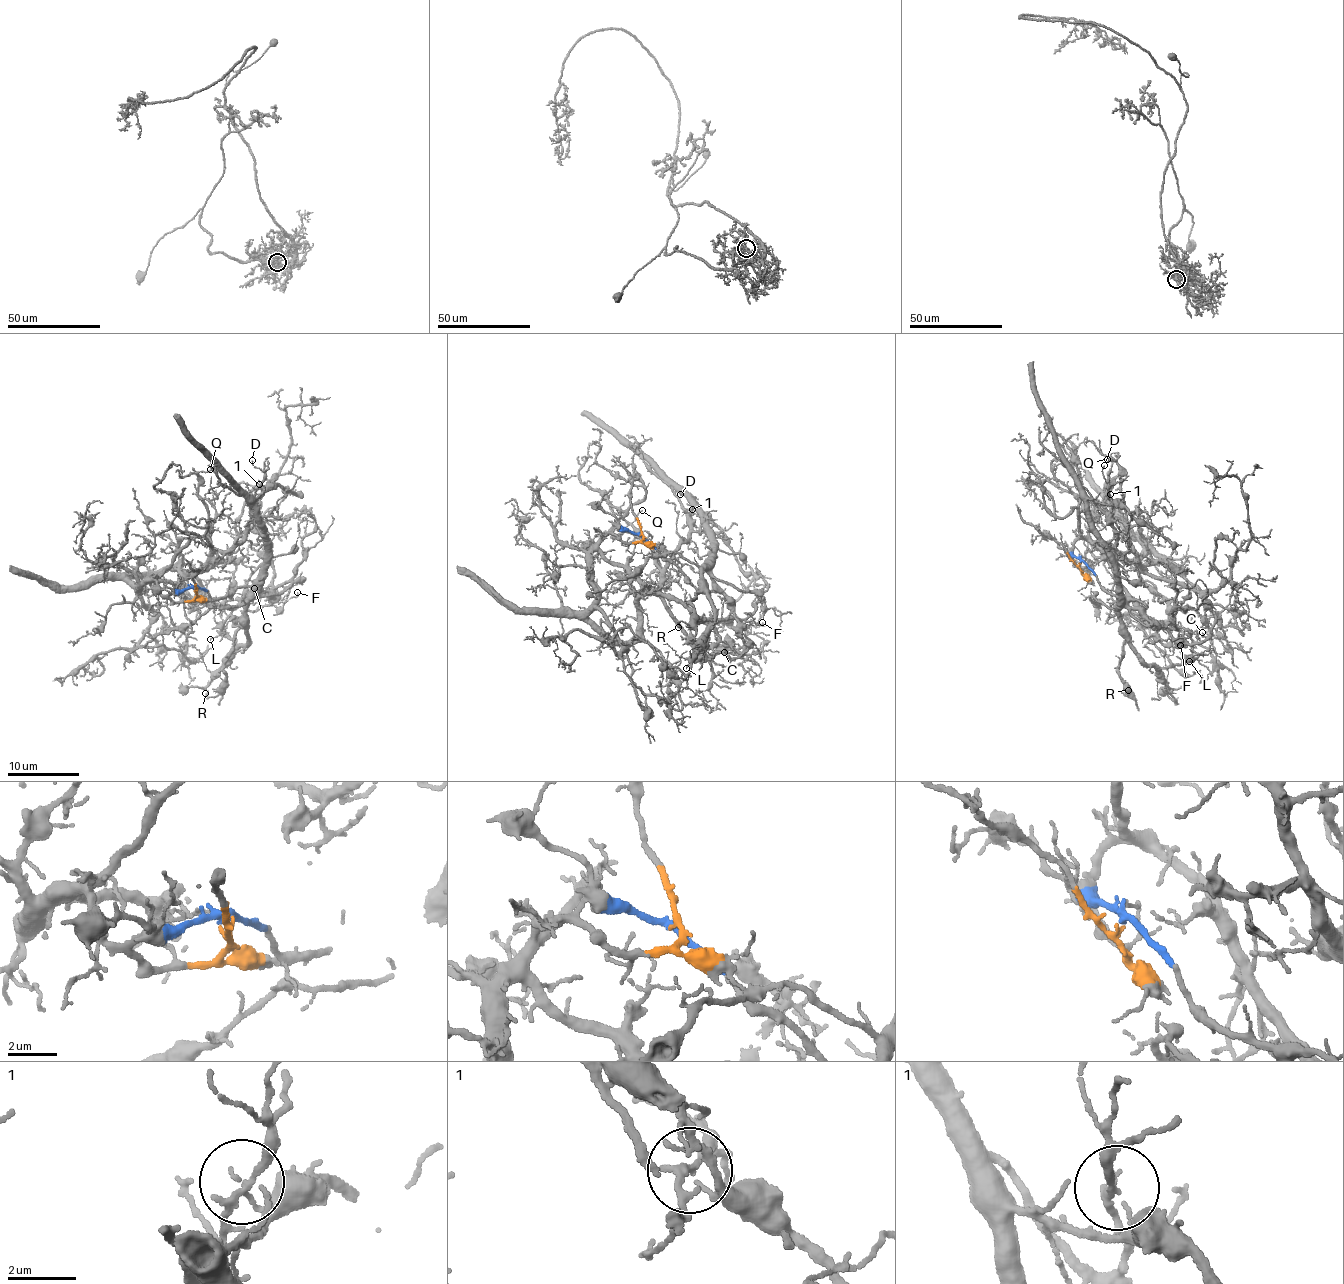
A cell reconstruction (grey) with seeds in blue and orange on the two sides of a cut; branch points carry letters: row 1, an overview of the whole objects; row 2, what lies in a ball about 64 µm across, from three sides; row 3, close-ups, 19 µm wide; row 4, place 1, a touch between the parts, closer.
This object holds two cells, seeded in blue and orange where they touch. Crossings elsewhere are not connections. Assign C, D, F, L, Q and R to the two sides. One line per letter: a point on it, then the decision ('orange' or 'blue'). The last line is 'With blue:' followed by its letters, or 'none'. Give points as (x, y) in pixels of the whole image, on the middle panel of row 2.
C: at (724, 652); blue
D: at (680, 494); orange
F: at (762, 622); blue
L: at (686, 668); blue
Q: at (642, 510); orange
R: at (678, 627); blue
With blue: C, F, L, R

